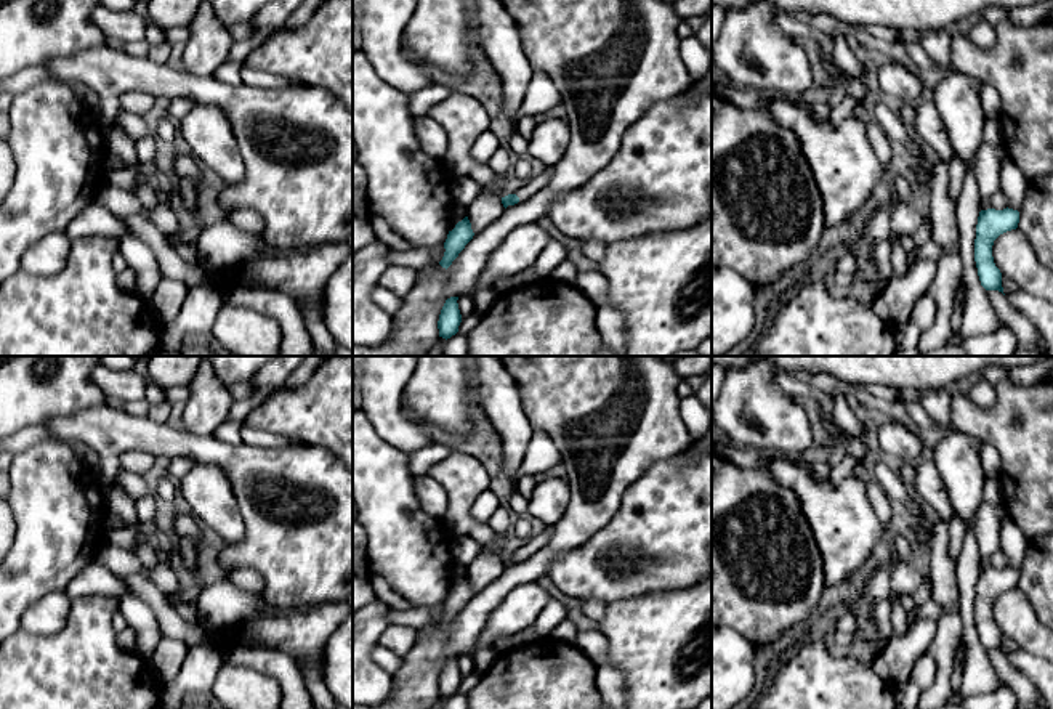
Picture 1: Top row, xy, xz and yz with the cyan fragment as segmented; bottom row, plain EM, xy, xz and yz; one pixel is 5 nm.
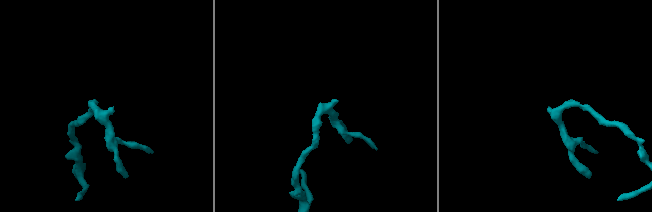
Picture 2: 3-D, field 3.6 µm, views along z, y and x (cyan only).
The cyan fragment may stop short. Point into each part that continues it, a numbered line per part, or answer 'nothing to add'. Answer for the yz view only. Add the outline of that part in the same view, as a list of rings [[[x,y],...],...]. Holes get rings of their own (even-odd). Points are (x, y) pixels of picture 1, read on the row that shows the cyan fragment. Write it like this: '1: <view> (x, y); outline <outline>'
nothing to add

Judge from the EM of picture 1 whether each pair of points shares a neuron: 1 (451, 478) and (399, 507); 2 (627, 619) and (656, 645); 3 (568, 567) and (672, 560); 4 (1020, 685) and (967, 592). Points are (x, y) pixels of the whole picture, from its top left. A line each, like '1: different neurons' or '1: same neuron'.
1: different neurons
2: same neuron
3: same neuron
4: different neurons

